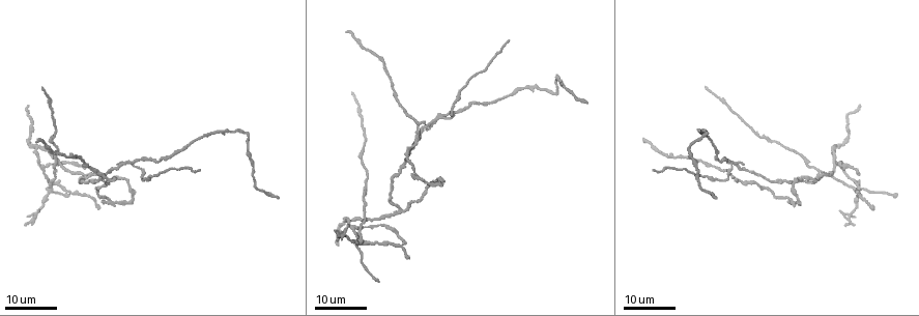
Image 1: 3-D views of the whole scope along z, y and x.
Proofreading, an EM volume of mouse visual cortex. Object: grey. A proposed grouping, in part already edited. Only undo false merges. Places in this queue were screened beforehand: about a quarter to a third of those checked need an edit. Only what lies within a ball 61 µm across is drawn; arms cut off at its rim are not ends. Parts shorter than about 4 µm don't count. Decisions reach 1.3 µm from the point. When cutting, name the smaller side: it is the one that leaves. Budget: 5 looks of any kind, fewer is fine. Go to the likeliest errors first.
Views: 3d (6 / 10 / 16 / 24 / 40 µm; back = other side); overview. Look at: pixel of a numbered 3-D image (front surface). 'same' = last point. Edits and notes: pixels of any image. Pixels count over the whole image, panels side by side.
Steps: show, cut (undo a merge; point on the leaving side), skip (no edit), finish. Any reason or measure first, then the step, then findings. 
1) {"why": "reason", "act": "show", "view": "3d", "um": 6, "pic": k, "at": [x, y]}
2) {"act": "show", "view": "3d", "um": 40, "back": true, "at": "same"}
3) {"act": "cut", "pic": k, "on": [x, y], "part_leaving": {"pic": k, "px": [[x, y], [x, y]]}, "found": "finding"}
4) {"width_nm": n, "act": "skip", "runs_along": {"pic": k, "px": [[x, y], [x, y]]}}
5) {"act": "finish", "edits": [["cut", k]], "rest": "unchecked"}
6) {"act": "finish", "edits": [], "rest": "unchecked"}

{"why": "small branch off a trunk", "act": "show", "view": "3d", "um": 24, "pic": 1, "at": [731, 165]}

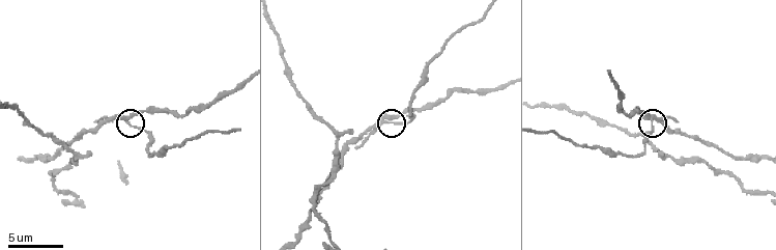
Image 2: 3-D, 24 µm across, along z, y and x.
{"act": "show", "view": "3d", "um": 10, "pic": 2, "at": [388, 121]}

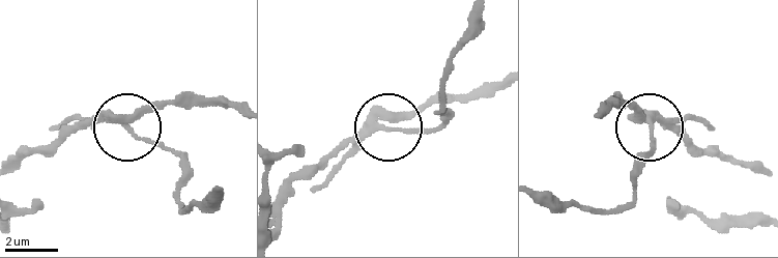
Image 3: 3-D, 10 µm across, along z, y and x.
{"act": "cut", "pic": 3, "on": [337, 166], "part_leaving": {"pic": 3, "px": [[371, 135], [439, 124], [441, 77], [468, 17]]}, "found": "a second neuron is stuck on"}

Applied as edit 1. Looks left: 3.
{"act": "show", "view": "overview"}

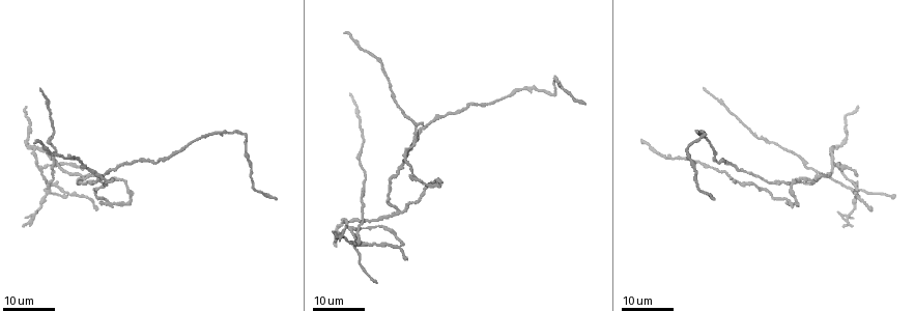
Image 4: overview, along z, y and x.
{"why": "three-way junction", "act": "show", "view": "3d", "um": 16, "pic": 4, "at": [34, 147]}

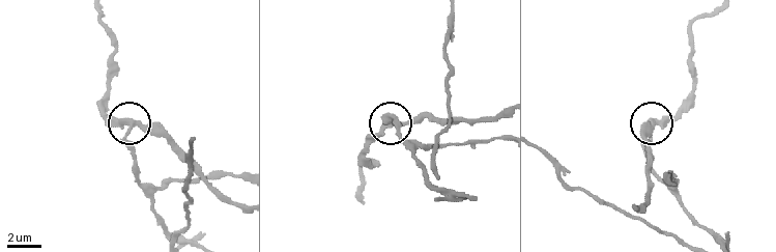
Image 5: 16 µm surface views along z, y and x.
{"act": "show", "view": "3d", "um": 6, "pic": 5, "at": [130, 126]}

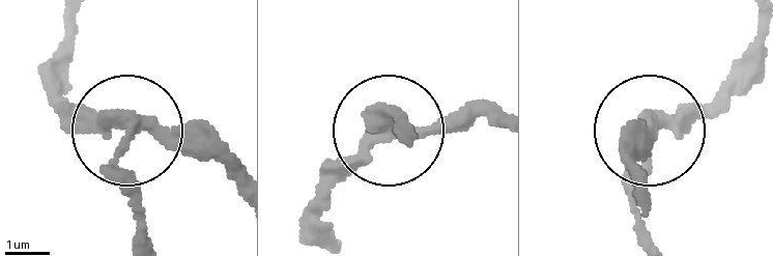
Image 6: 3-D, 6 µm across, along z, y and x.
{"arms": 3, "act": "skip", "runs_along": {"pic": 6, "px": [[230, 174], [152, 137], [86, 122], [45, 89]]}, "found": "all the same neuron"}

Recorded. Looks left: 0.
{"act": "finish", "edits": [["cut", 3]], "rest": "unchecked"}

